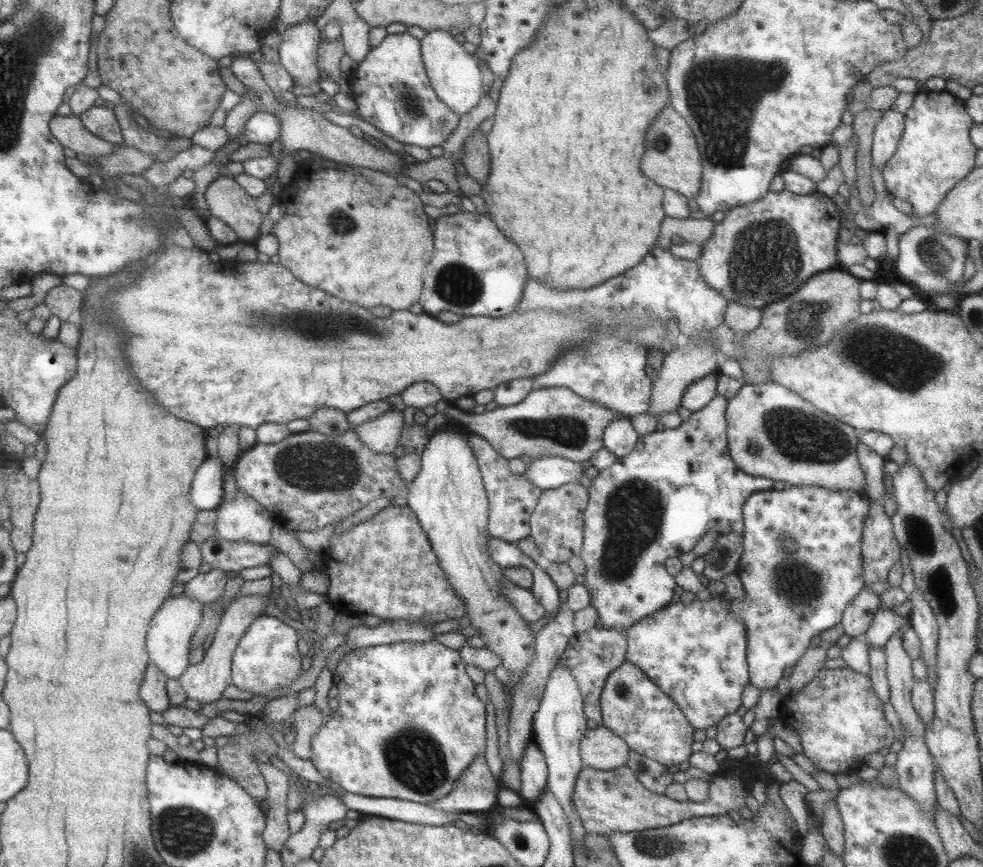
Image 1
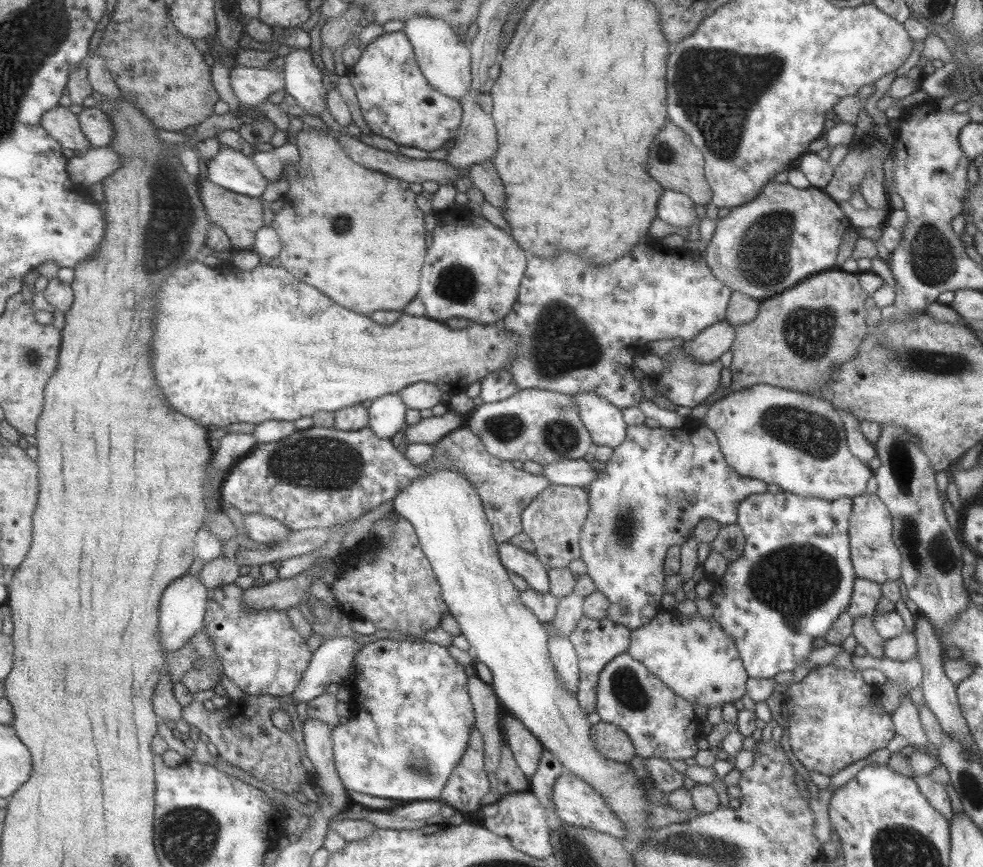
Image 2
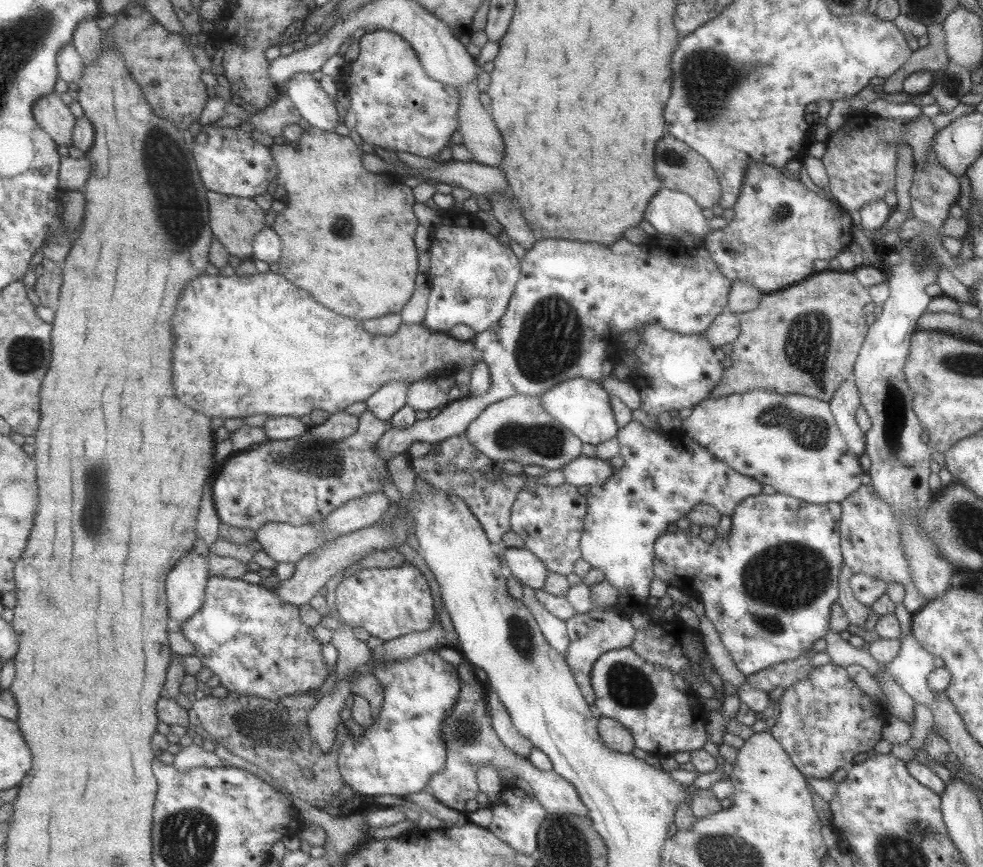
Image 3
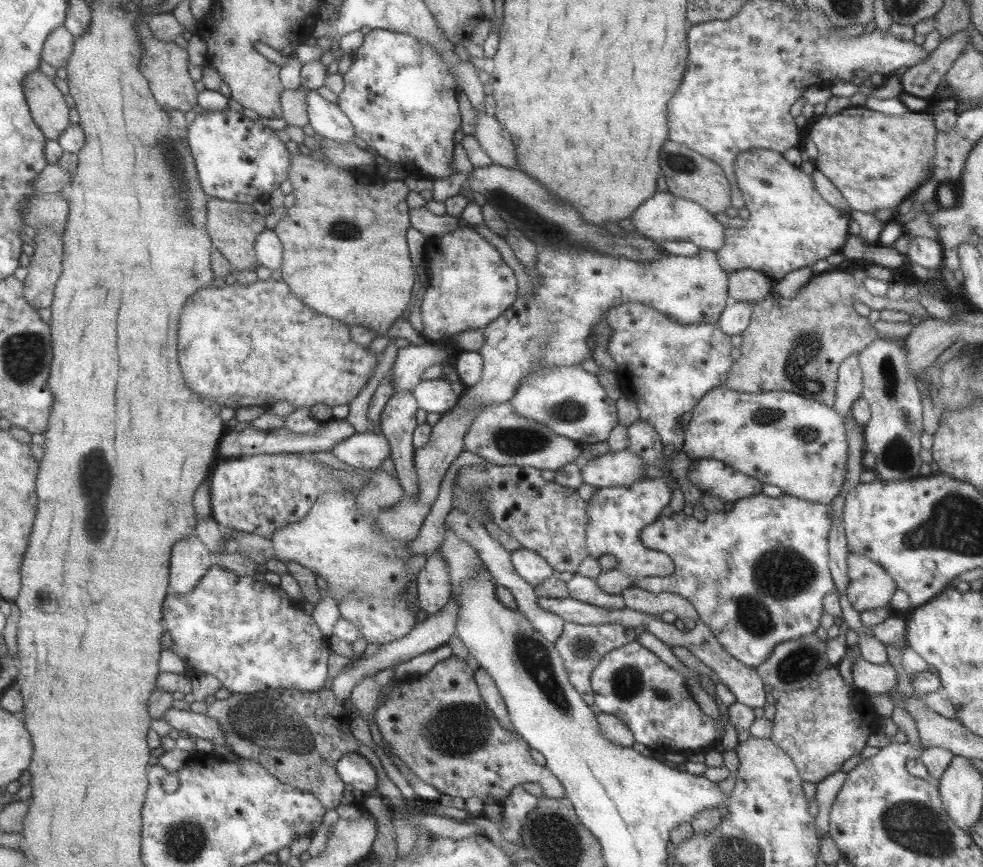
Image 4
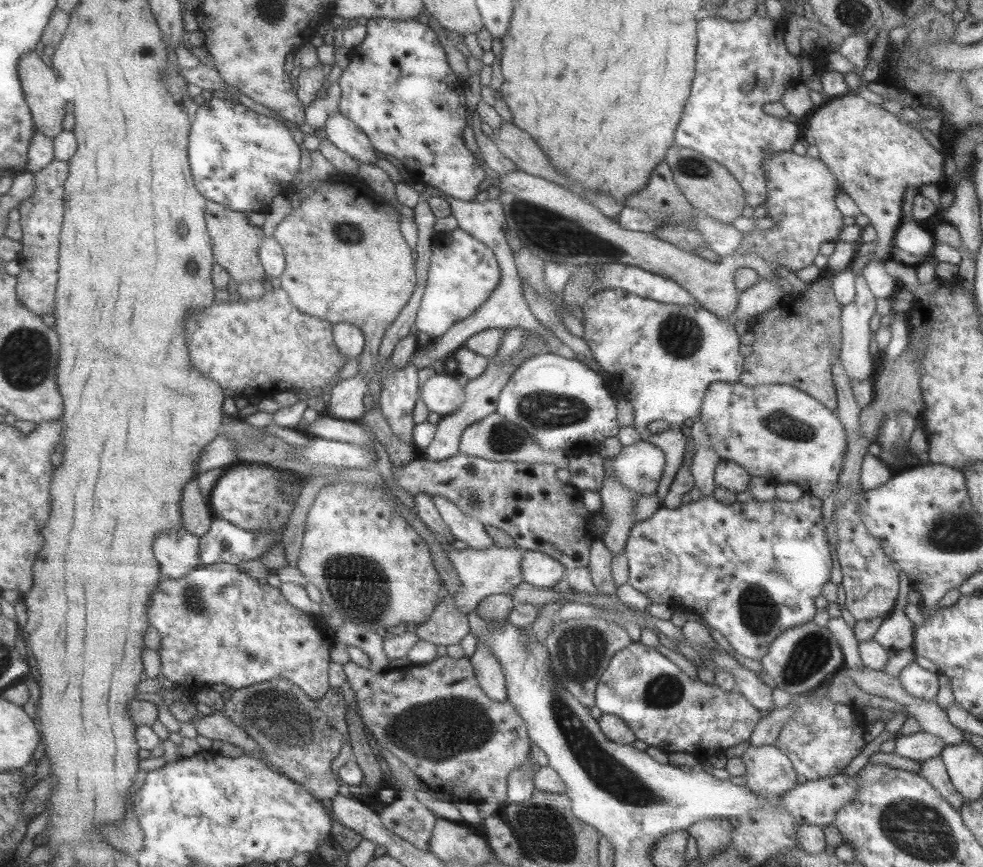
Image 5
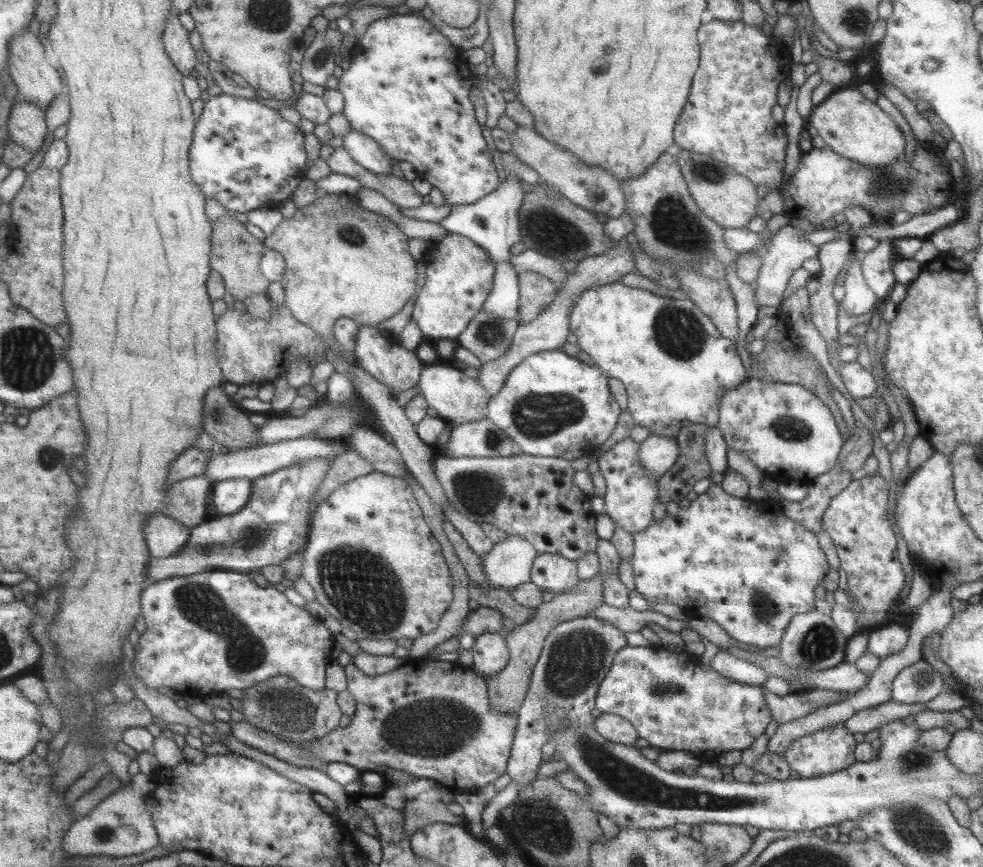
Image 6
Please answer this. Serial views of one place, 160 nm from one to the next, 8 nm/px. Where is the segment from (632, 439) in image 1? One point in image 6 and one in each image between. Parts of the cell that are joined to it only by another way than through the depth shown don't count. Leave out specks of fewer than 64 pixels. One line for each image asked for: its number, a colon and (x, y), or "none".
2: (603, 421)
3: (580, 405)
4: (569, 401)
5: (565, 406)
6: (552, 405)

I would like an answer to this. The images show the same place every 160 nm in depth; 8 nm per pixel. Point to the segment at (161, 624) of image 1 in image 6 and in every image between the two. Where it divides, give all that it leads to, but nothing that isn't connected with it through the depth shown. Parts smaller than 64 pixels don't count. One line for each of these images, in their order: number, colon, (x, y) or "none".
2: (182, 604)
3: (184, 587)
4: (189, 558)
5: (176, 551)
6: (163, 536)

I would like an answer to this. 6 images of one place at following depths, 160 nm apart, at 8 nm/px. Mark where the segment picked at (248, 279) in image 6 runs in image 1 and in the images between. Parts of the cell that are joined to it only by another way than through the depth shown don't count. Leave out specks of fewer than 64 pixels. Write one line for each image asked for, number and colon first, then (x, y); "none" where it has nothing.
1: (225, 199)
2: (239, 217)
3: (234, 222)
4: (232, 227)
5: (235, 242)

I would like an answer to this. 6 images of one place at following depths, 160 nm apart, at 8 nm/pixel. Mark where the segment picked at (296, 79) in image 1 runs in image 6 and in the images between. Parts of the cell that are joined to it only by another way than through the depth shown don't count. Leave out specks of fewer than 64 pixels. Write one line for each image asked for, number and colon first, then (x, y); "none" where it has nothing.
2: (302, 79)
3: (314, 106)
4: (326, 119)
5: (345, 136)
6: (363, 151)

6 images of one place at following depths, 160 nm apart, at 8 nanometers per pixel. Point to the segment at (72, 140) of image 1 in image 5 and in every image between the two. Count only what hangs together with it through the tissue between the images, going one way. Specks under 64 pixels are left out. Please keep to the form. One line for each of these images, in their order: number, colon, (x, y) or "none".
2: (61, 125)
3: (50, 114)
4: (48, 110)
5: (39, 83)

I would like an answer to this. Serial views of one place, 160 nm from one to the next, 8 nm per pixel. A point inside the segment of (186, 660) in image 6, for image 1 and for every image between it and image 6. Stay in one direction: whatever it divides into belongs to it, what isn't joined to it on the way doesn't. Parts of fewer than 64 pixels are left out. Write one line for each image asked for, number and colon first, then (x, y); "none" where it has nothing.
1: (266, 659)
2: (260, 652)
3: (256, 645)
4: (248, 634)
5: (217, 625)

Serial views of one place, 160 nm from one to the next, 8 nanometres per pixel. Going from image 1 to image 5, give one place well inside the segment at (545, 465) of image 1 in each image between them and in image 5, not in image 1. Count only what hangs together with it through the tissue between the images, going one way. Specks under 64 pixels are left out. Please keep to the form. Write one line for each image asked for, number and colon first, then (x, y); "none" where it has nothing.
2: (571, 473)
3: (582, 471)
4: (620, 468)
5: (639, 466)

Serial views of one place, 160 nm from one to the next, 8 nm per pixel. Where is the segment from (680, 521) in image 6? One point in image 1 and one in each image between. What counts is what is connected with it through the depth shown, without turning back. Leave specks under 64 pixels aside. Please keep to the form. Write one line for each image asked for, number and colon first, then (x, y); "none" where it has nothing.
1: (801, 565)
2: (793, 578)
3: (767, 587)
4: (756, 574)
5: (751, 570)

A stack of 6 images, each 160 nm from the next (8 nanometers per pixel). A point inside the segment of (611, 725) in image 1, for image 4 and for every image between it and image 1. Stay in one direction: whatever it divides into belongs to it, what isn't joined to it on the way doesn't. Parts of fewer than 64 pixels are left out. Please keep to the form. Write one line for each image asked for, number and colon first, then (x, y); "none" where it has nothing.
2: (659, 724)
3: (660, 710)
4: (651, 698)

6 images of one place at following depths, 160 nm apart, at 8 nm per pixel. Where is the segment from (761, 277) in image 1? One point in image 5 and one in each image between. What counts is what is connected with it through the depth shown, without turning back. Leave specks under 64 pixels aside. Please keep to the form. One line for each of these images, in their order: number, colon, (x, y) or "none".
2: (785, 234)
3: (779, 227)
4: (789, 226)
5: (800, 191)

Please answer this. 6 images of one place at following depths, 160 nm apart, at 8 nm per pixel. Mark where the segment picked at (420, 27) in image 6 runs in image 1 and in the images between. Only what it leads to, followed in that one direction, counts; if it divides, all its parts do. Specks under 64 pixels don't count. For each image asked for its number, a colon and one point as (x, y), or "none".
1: (390, 87)
2: (395, 100)
3: (395, 106)
4: (398, 95)
5: (397, 88)

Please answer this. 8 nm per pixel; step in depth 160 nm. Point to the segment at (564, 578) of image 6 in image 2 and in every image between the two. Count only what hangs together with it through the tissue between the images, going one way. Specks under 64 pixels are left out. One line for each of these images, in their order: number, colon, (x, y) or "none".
2: (526, 565)
3: (522, 564)
4: (528, 565)
5: (537, 569)

